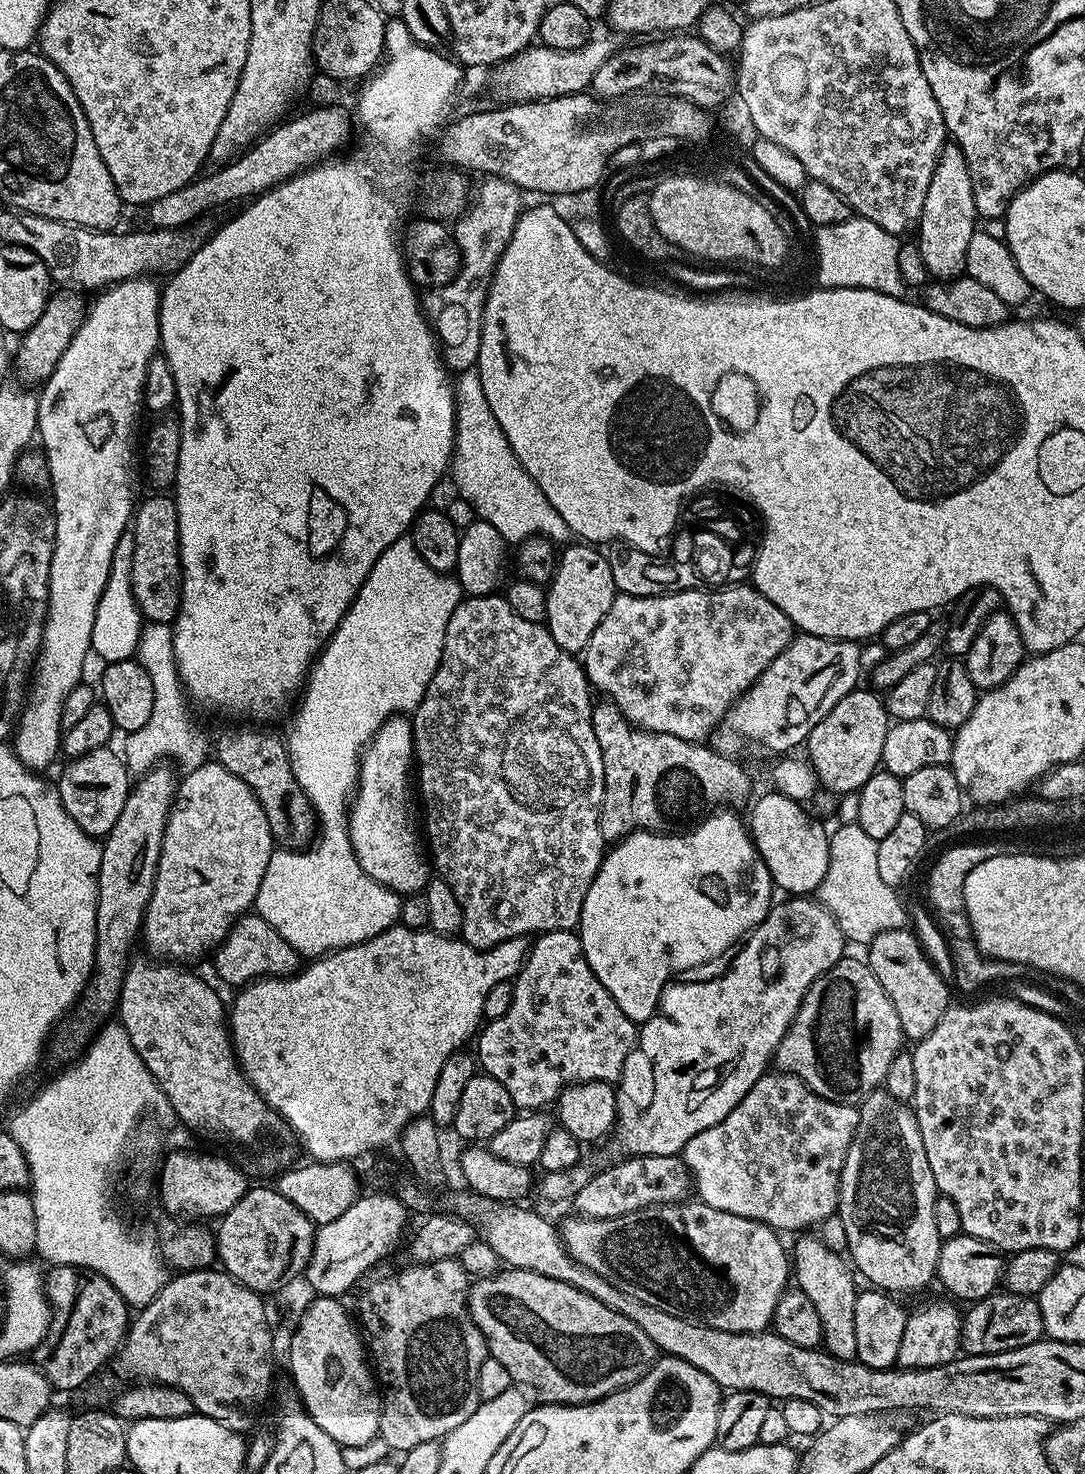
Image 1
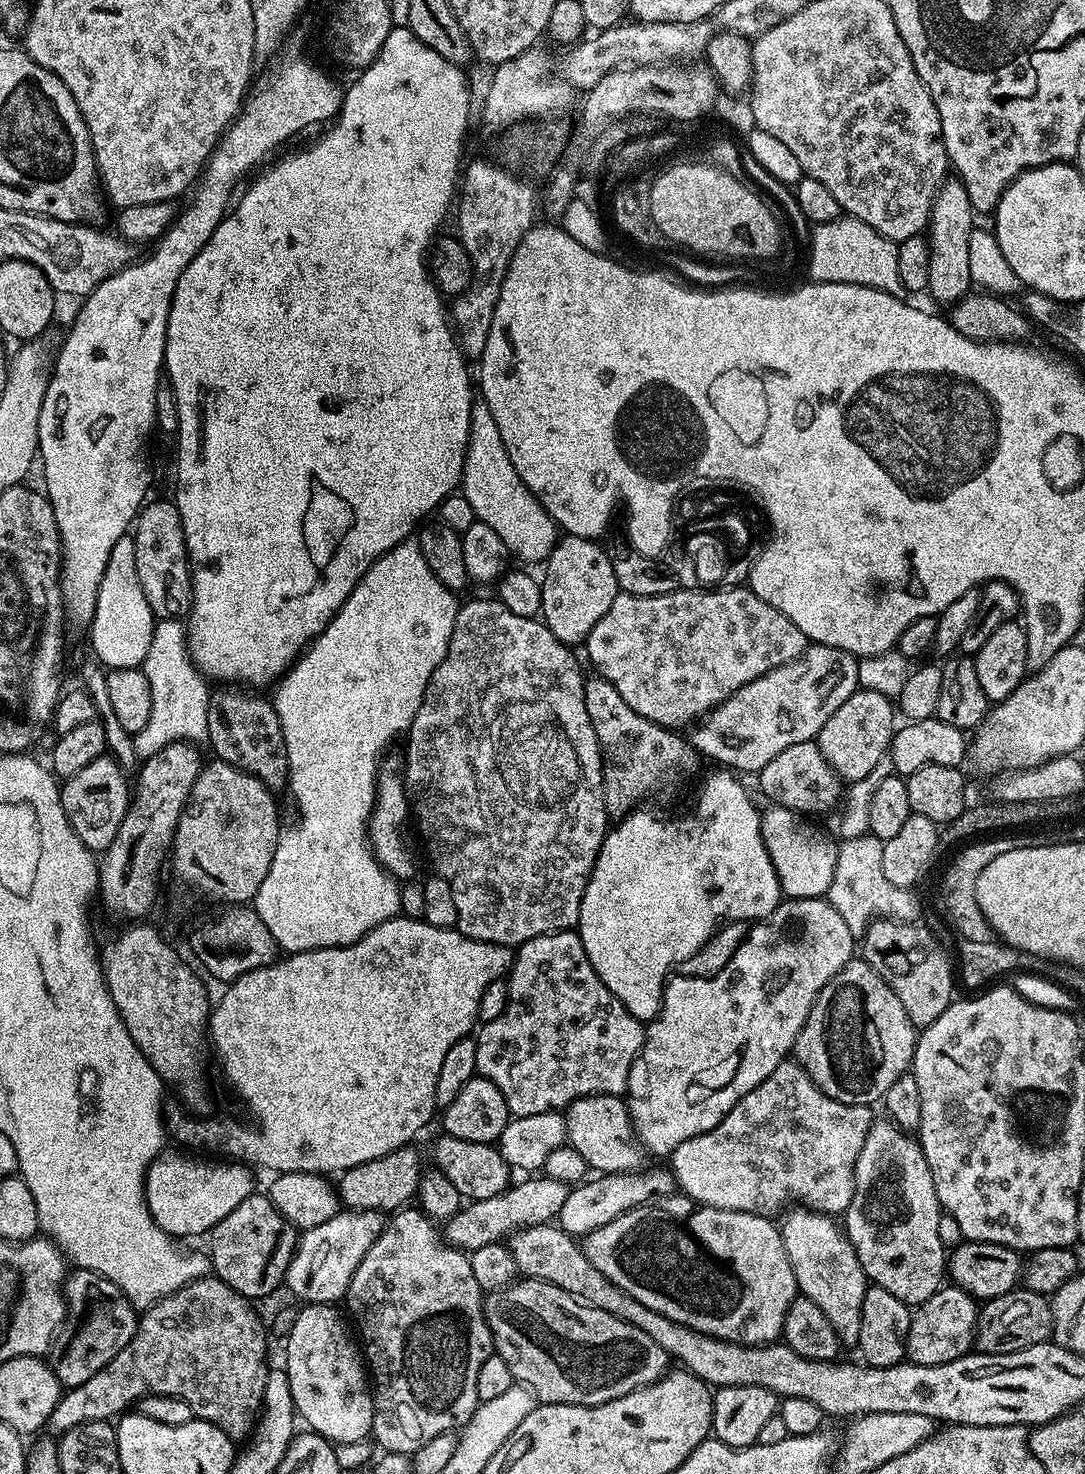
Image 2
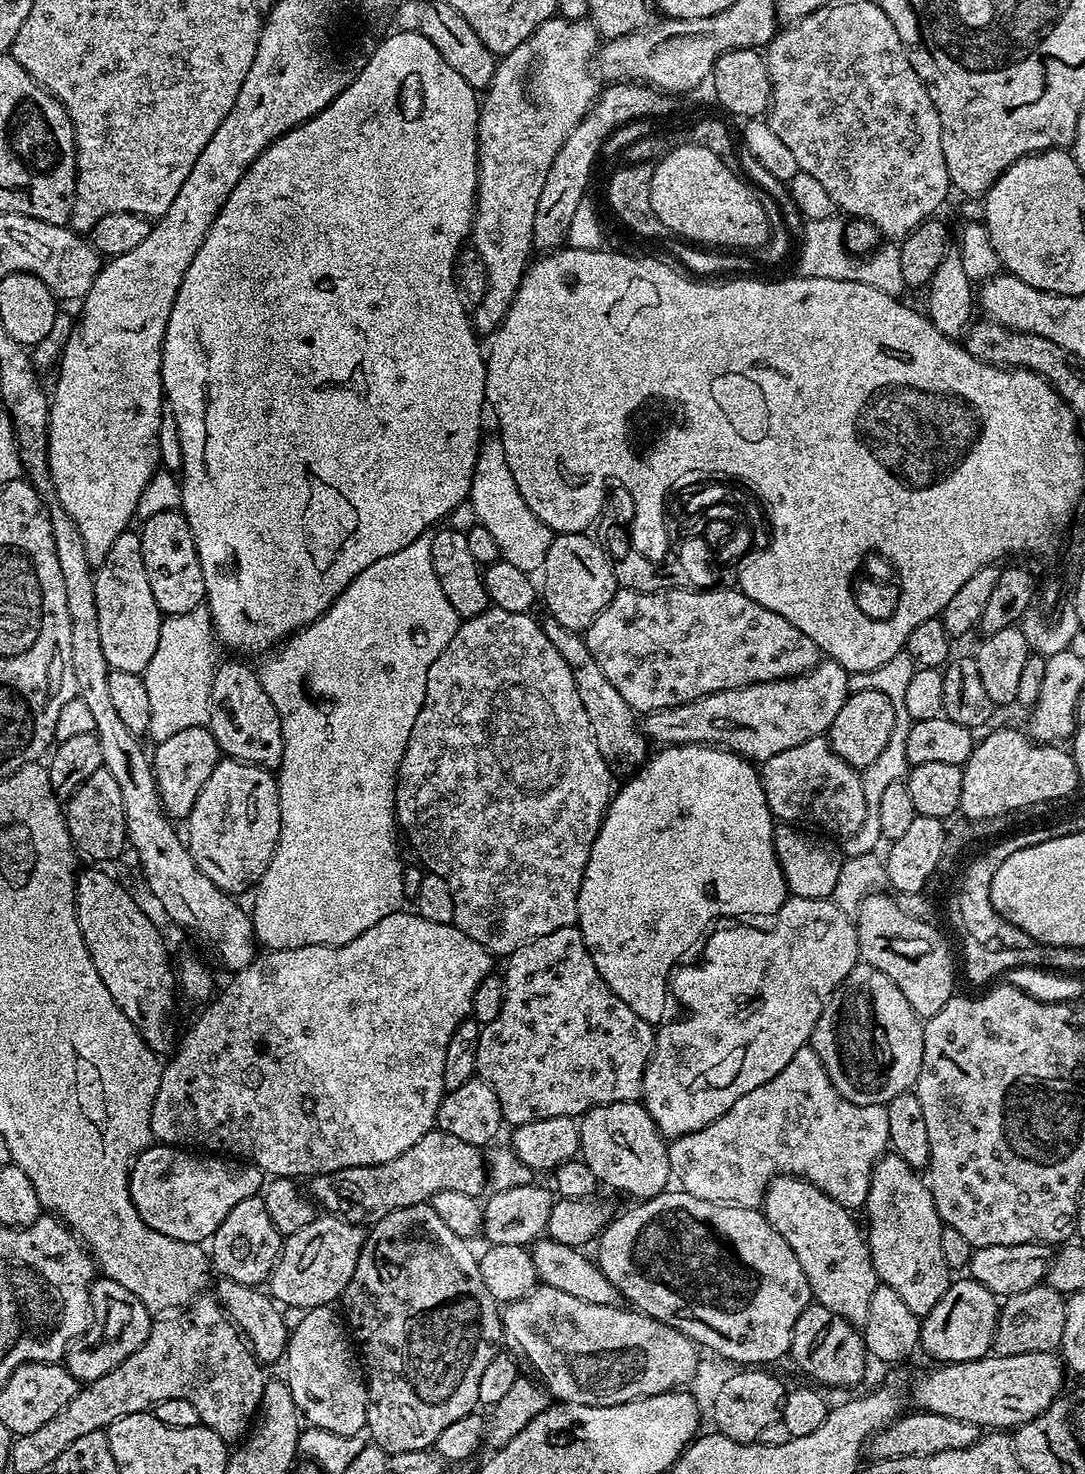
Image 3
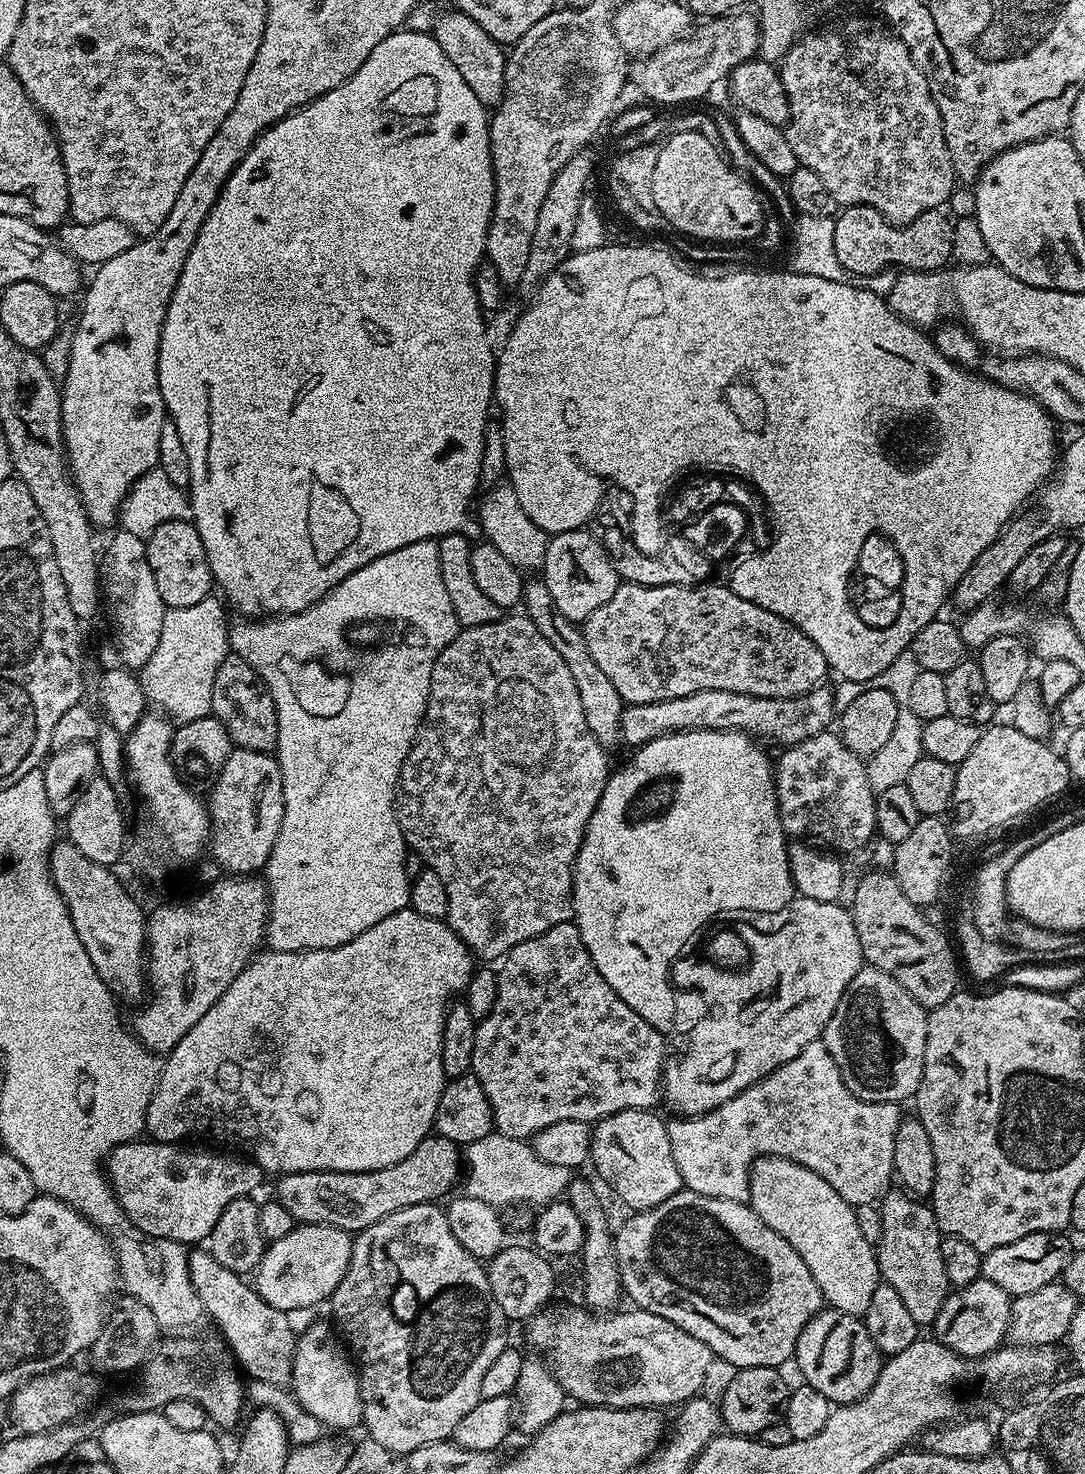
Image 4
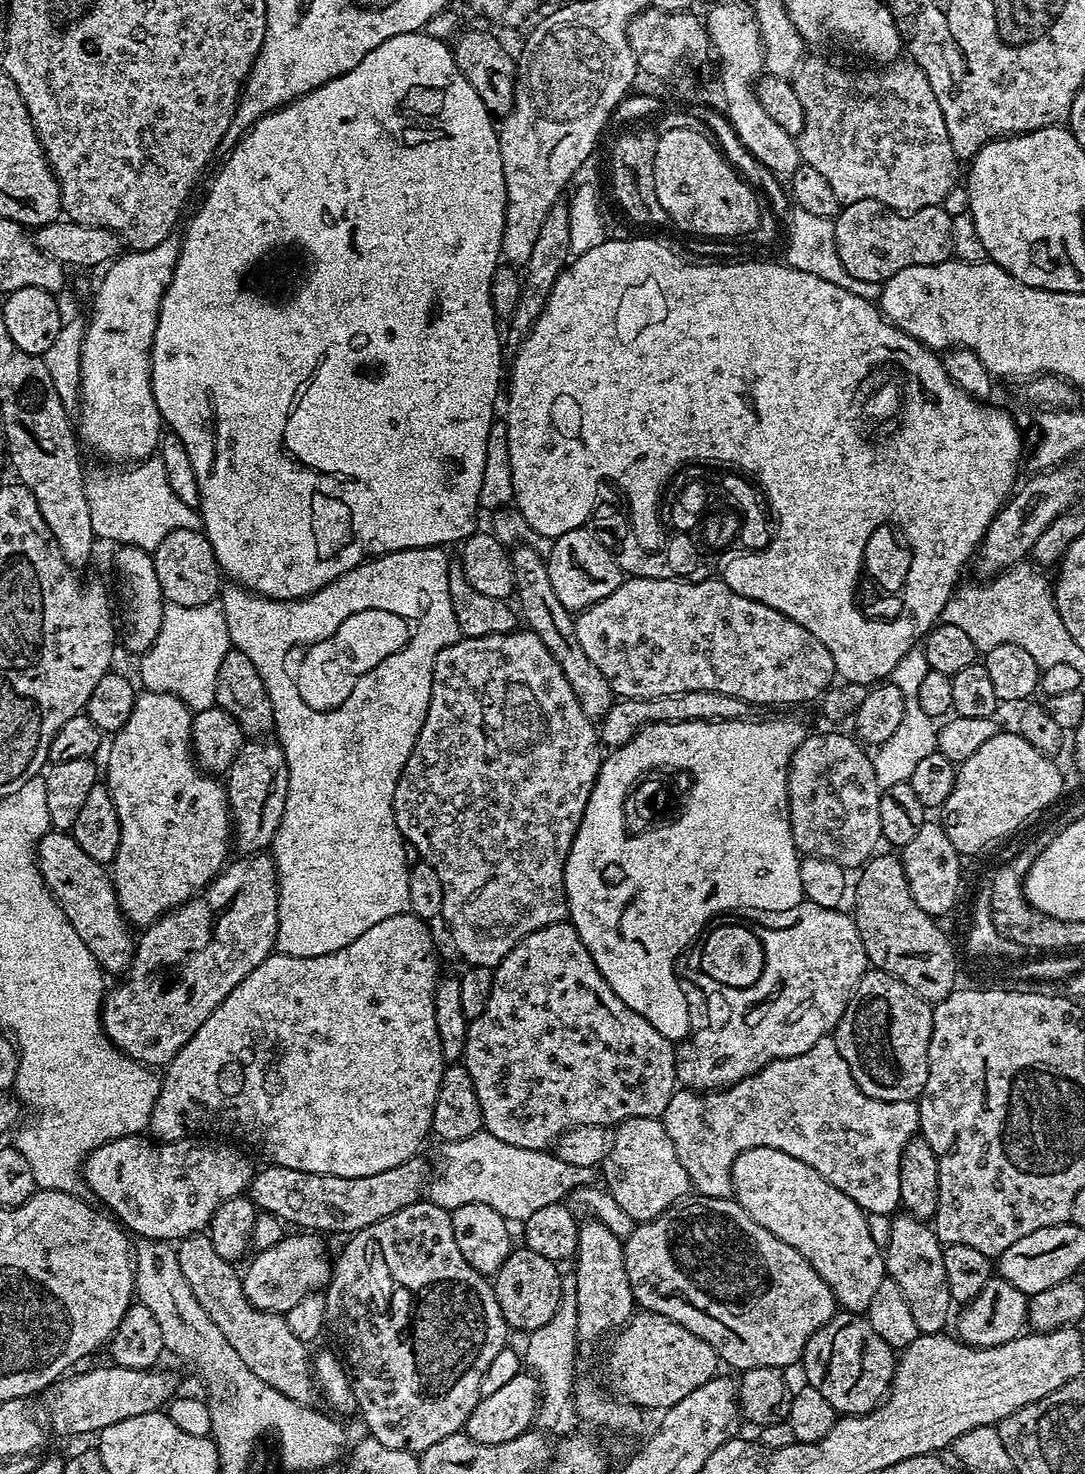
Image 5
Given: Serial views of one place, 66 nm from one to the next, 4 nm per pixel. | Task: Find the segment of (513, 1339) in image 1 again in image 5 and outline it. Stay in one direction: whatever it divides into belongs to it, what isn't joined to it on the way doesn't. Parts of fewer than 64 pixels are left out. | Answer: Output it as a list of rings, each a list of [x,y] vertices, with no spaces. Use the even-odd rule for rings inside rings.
[[[637,1311],[611,1340],[604,1360],[603,1383],[611,1395],[641,1410],[674,1406],[718,1372],[716,1351],[705,1340],[657,1312]]]

